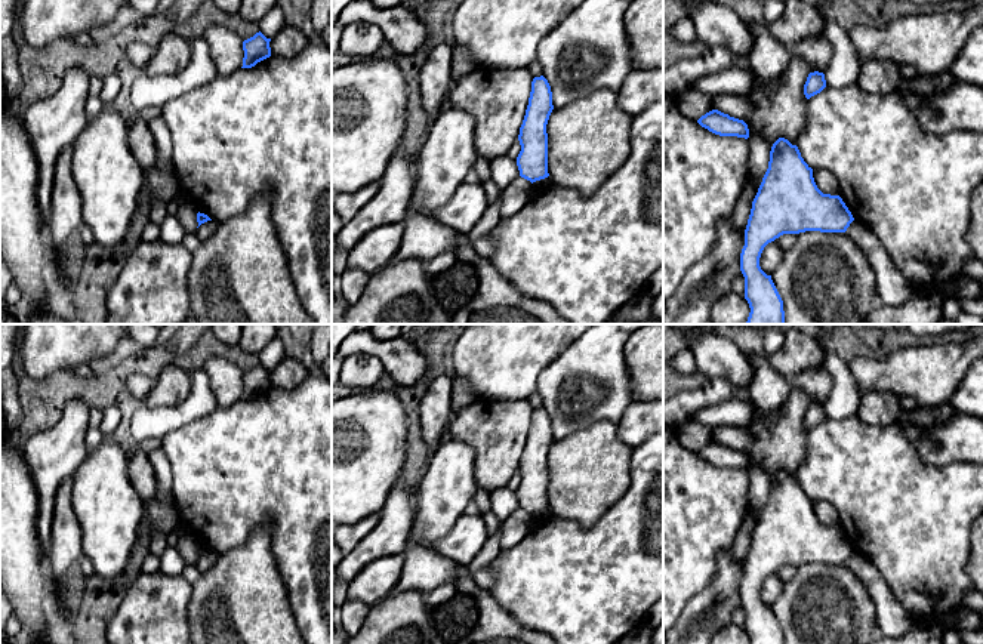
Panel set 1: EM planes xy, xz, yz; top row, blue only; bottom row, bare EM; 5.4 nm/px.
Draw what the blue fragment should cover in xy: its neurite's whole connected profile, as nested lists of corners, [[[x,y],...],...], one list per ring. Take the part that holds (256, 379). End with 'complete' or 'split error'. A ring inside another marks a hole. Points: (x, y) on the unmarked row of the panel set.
[[[261,363],[256,364],[253,369],[243,373],[243,398],[241,400],[252,400],[258,394],[271,388],[269,379],[271,370],[266,370]]] | complete

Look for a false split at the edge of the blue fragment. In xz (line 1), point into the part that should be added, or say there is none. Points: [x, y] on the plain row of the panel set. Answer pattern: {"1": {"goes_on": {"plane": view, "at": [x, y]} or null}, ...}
{"1": {"goes_on": null}}

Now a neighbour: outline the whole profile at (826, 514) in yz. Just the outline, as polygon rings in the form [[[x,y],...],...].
[[[813,500],[813,509],[817,520],[823,526],[839,527],[839,515],[836,509],[826,500]]]

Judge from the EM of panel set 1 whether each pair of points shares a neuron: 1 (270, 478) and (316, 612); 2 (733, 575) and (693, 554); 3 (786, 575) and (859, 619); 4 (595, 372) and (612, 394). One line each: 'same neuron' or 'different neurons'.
1: same neuron
2: different neurons
3: different neurons
4: same neuron

